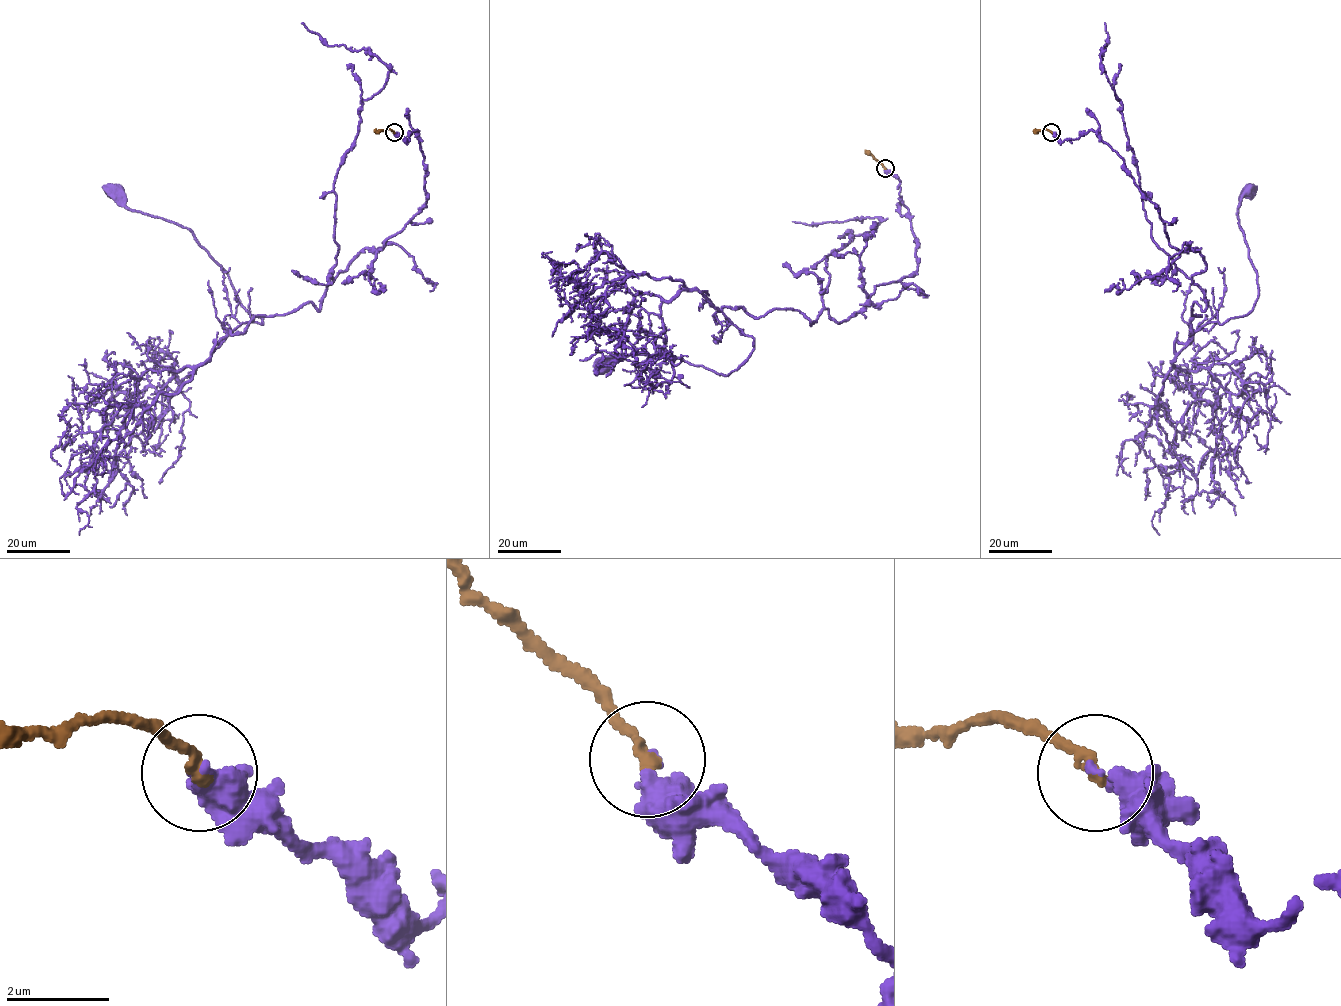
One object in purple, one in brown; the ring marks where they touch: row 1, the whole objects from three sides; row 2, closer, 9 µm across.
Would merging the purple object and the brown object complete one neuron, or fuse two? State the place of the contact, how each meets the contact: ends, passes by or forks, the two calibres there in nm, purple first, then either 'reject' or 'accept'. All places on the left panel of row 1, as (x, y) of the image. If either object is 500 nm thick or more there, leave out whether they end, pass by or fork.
at (394, 132); purple ends there; brown ends there; 220 nm thick on the purple side, 240 nm on the other; accept

